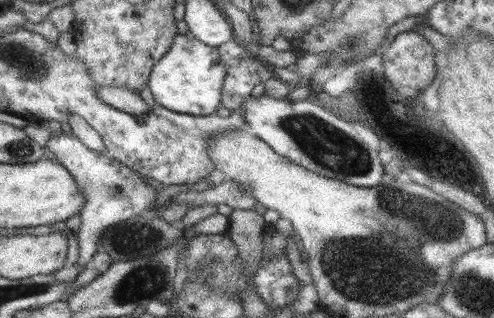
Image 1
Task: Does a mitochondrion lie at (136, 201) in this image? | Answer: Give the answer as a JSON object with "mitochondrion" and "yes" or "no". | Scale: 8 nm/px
{"mitochondrion":"no"}

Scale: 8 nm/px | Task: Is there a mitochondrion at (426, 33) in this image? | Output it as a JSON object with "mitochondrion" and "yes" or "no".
{"mitochondrion":"no"}

